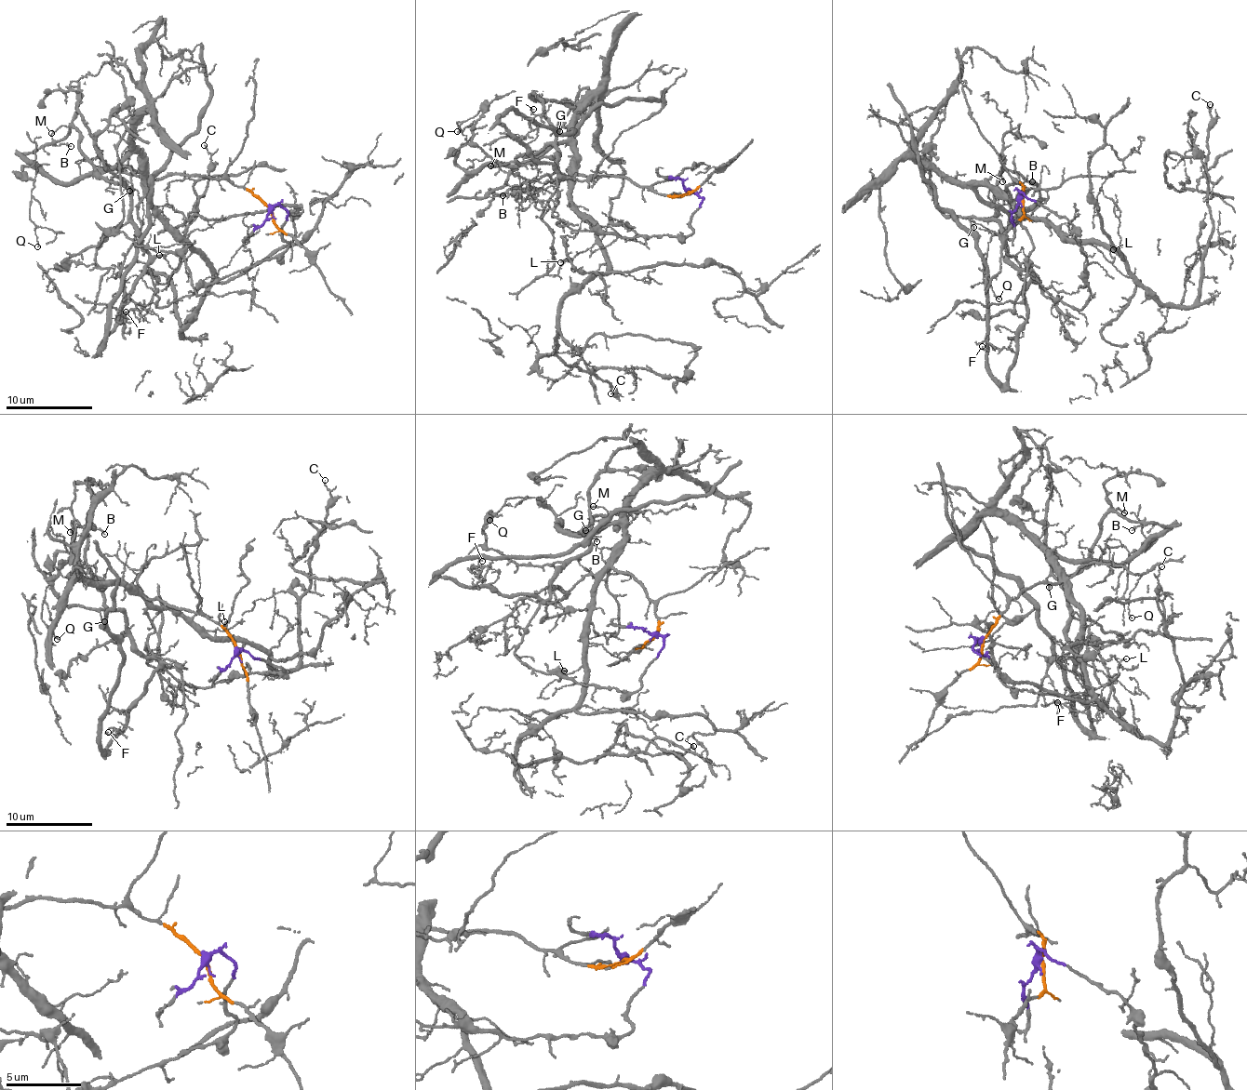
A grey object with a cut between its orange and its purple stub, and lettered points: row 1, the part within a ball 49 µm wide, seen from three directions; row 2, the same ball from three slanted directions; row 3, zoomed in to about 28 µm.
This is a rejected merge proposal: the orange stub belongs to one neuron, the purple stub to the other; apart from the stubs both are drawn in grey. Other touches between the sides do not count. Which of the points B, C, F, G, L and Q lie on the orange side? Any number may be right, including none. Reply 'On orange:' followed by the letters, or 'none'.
On orange: C, L, Q

